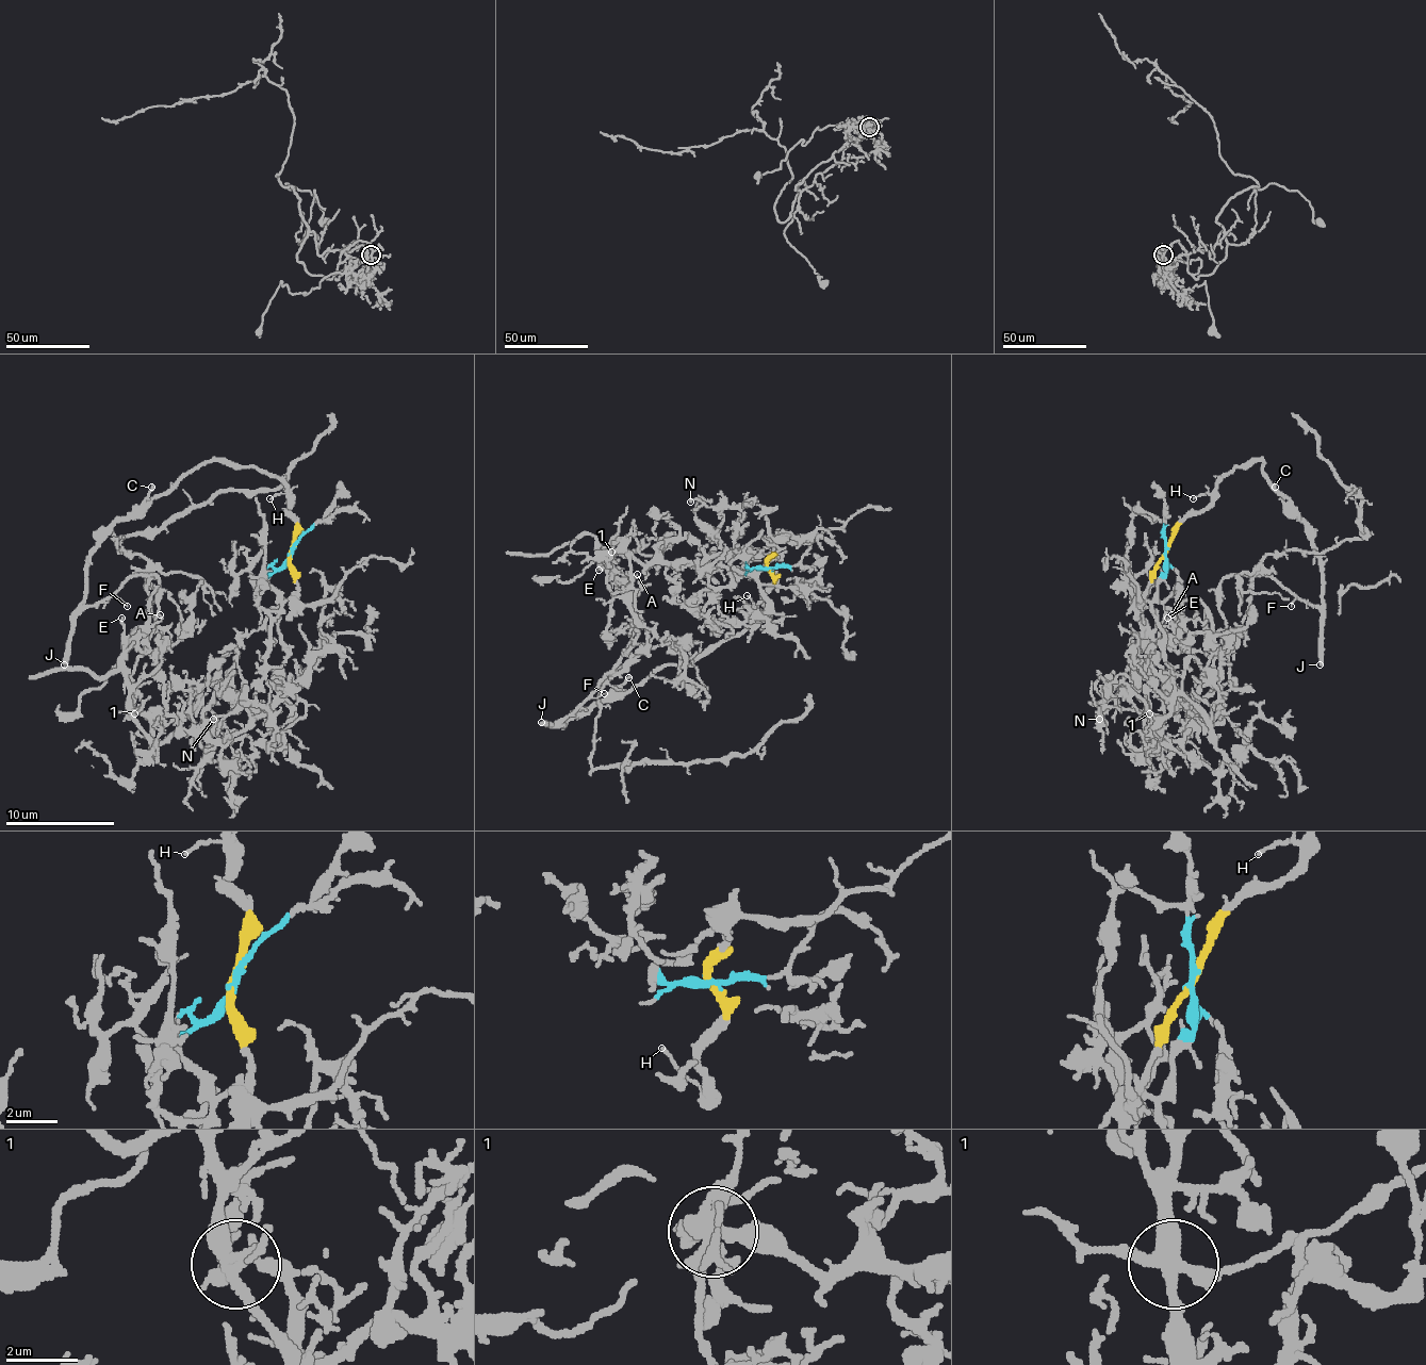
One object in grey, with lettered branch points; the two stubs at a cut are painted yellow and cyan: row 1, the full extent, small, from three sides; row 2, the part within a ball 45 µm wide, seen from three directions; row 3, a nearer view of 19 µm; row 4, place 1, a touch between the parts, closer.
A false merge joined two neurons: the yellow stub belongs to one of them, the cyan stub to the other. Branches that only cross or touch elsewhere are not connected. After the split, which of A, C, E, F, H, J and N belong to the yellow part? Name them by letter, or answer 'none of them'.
C, F, H, J

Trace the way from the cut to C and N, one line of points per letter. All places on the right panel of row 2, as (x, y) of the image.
C: (1165, 552), (1233, 466), (1263, 461), (1263, 475), (1285, 503), (1274, 486)
N: (1165, 552), (1151, 613), (1163, 632), (1174, 701), (1163, 717), (1154, 717), (1121, 681), (1100, 720)

